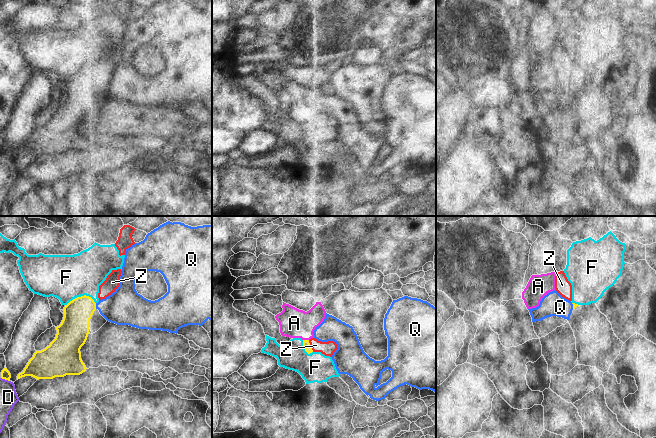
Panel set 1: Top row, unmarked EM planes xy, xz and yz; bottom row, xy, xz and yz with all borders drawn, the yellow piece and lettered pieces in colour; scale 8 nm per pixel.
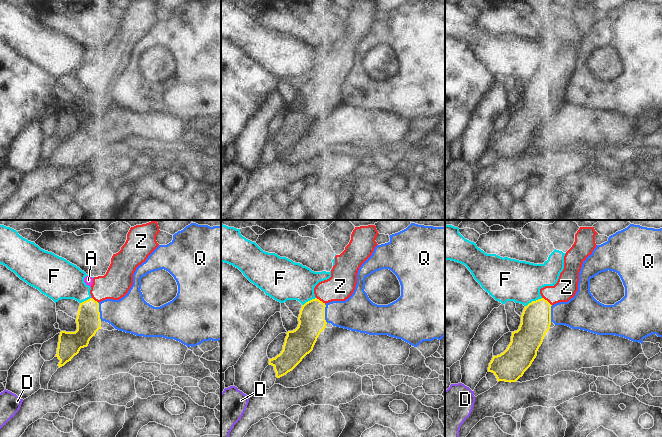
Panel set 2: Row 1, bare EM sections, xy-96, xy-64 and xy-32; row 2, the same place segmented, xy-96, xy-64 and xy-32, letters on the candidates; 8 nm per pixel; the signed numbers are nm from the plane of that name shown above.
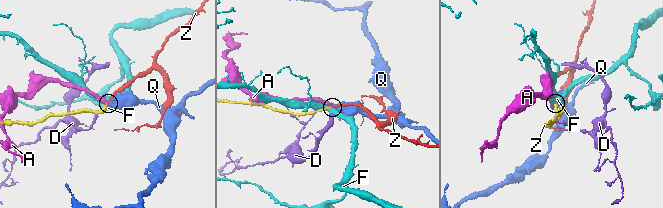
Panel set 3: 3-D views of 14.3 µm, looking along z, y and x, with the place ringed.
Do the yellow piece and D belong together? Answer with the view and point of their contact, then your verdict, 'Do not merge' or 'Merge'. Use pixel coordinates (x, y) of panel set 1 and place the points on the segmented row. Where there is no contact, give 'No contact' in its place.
Touches yellow at xy (7, 379). Do not merge

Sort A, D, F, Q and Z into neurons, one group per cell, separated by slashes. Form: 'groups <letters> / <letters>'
groups A Q / D / F / Z

